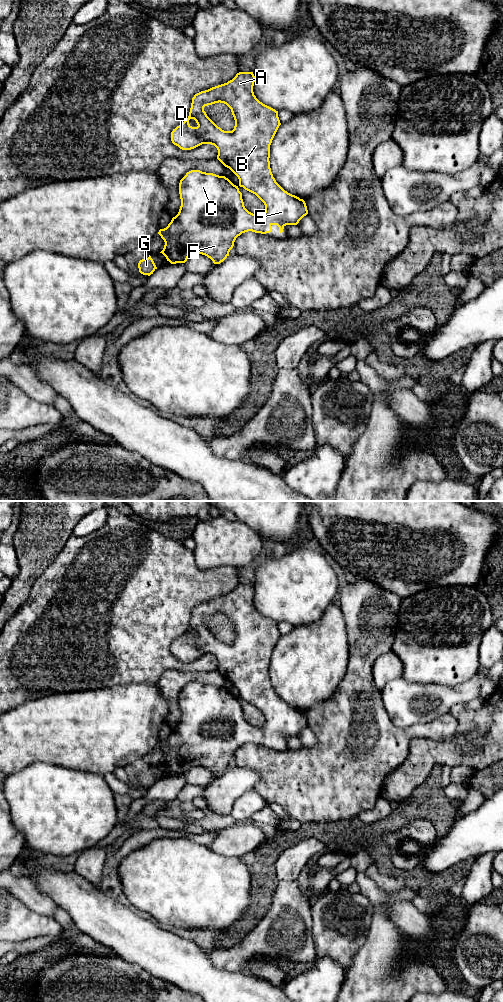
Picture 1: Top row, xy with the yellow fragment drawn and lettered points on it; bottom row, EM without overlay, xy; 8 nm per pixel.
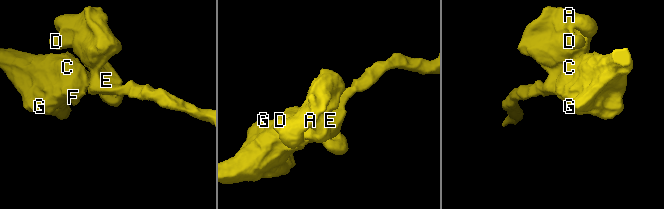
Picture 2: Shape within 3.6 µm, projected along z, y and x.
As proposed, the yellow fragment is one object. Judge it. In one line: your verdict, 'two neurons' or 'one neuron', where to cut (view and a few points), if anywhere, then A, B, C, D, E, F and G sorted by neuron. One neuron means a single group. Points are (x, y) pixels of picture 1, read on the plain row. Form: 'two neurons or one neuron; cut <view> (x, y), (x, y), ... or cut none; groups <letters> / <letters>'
one neuron; cut none; groups A B C D E F G

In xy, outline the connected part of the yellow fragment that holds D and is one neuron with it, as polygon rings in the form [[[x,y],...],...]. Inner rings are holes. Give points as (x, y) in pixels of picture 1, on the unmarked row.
[[[239,584],[227,595],[201,603],[192,610],[188,630],[171,644],[171,653],[182,662],[191,662],[202,656],[214,657],[218,662],[217,671],[229,680],[239,691],[239,697],[234,697],[225,688],[206,685],[200,682],[191,682],[180,692],[179,706],[181,718],[178,726],[158,746],[164,752],[162,765],[171,776],[185,775],[190,767],[202,766],[210,770],[214,776],[220,776],[228,768],[234,758],[234,754],[242,745],[252,743],[266,746],[272,743],[272,738],[277,737],[282,745],[286,737],[297,737],[308,726],[306,715],[303,711],[285,703],[275,692],[270,680],[270,657],[281,637],[278,623],[260,614],[253,604],[255,588],[253,584]],[[215,615],[226,616],[232,624],[235,638],[232,643],[224,643],[218,639],[206,626],[204,619]],[[238,699],[255,706],[265,717],[263,727],[249,724],[242,711],[242,705]]]

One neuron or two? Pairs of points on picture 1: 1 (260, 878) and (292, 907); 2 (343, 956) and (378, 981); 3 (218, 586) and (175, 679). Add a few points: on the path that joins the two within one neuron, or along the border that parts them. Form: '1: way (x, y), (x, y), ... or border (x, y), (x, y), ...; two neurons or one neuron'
1: border (274, 867), (277, 887), (271, 906), (265, 913); two neurons
2: border (363, 942), (345, 972); two neurons
3: border (202, 671), (166, 670), (158, 681); two neurons

